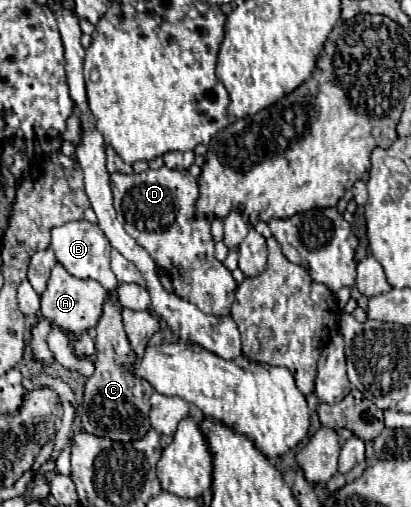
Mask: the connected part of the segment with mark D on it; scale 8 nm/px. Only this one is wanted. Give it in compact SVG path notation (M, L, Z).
M163 165L161 169L147 169L145 173L111 173L111 191L117 219L149 257L169 273L175 293L197 305L203 313L229 315L237 285L231 271L215 259L209 231L211 221L191 219L199 197L197 179L189 171L167 169Z

